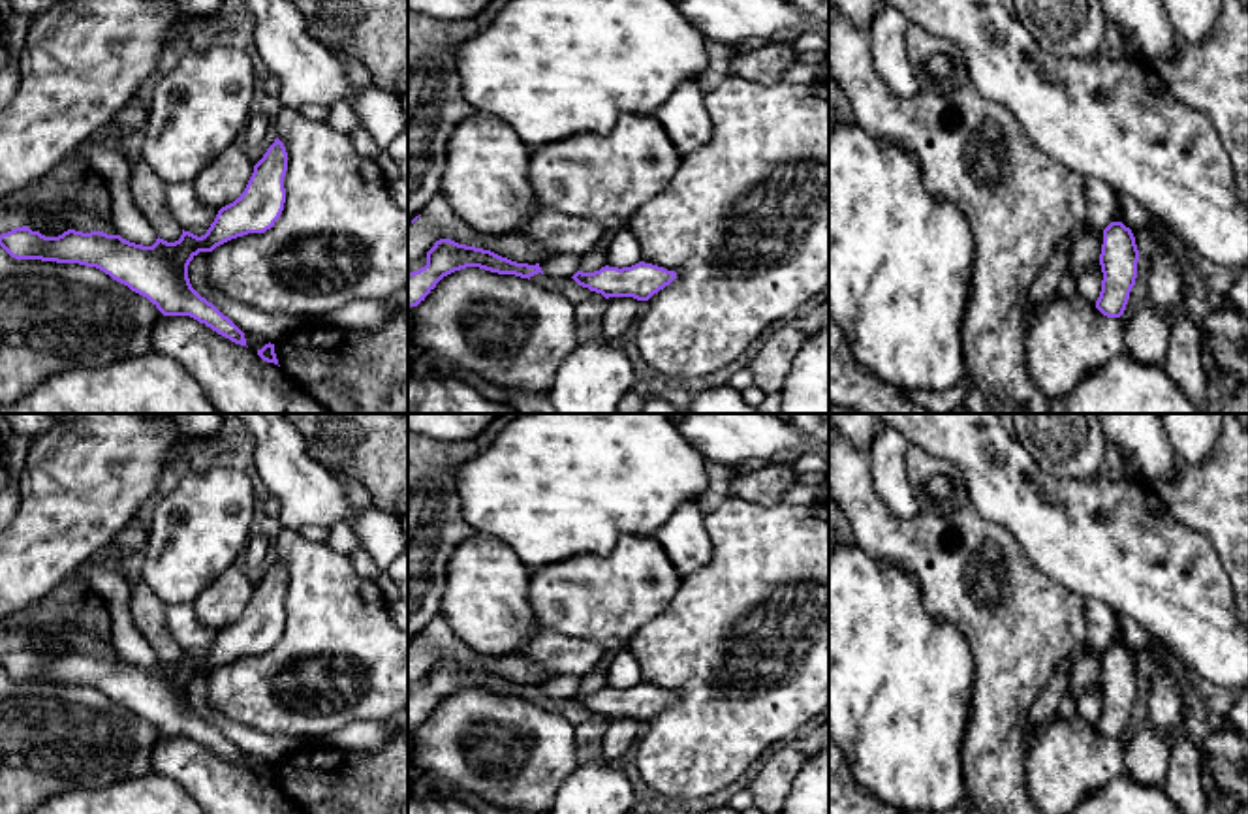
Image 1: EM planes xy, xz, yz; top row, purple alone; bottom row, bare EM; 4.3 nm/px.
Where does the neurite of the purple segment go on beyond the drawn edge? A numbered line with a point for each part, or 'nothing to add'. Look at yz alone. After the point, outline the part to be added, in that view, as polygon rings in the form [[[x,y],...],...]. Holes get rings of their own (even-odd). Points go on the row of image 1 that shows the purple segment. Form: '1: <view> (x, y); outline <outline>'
nothing to add

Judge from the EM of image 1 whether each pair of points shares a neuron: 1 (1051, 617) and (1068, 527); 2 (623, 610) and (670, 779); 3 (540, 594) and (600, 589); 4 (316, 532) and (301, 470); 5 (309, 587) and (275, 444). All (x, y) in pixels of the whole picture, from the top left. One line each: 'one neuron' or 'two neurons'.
1: two neurons
2: two neurons
3: one neuron
4: two neurons
5: two neurons

